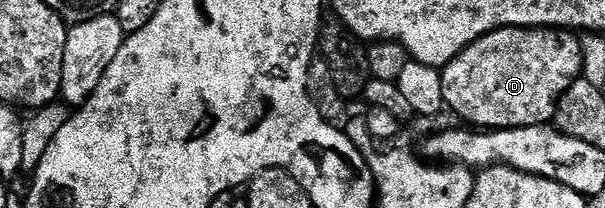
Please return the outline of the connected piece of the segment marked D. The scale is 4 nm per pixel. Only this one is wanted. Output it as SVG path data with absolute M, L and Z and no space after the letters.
M503 26L475 40L440 70L442 99L464 124L485 131L547 125L554 120L560 98L582 76L582 71L582 40L572 30Z

